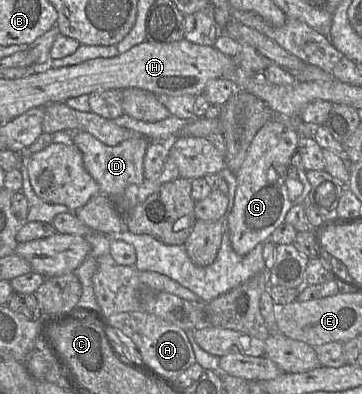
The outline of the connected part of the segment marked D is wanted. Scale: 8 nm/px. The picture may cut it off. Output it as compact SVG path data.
M71 131L72 143L80 150L83 156L83 165L86 171L96 181L99 191L108 196L115 196L131 184L140 185L144 182L144 157L149 143L145 137L134 137L121 142L116 146L108 146L84 131Z

